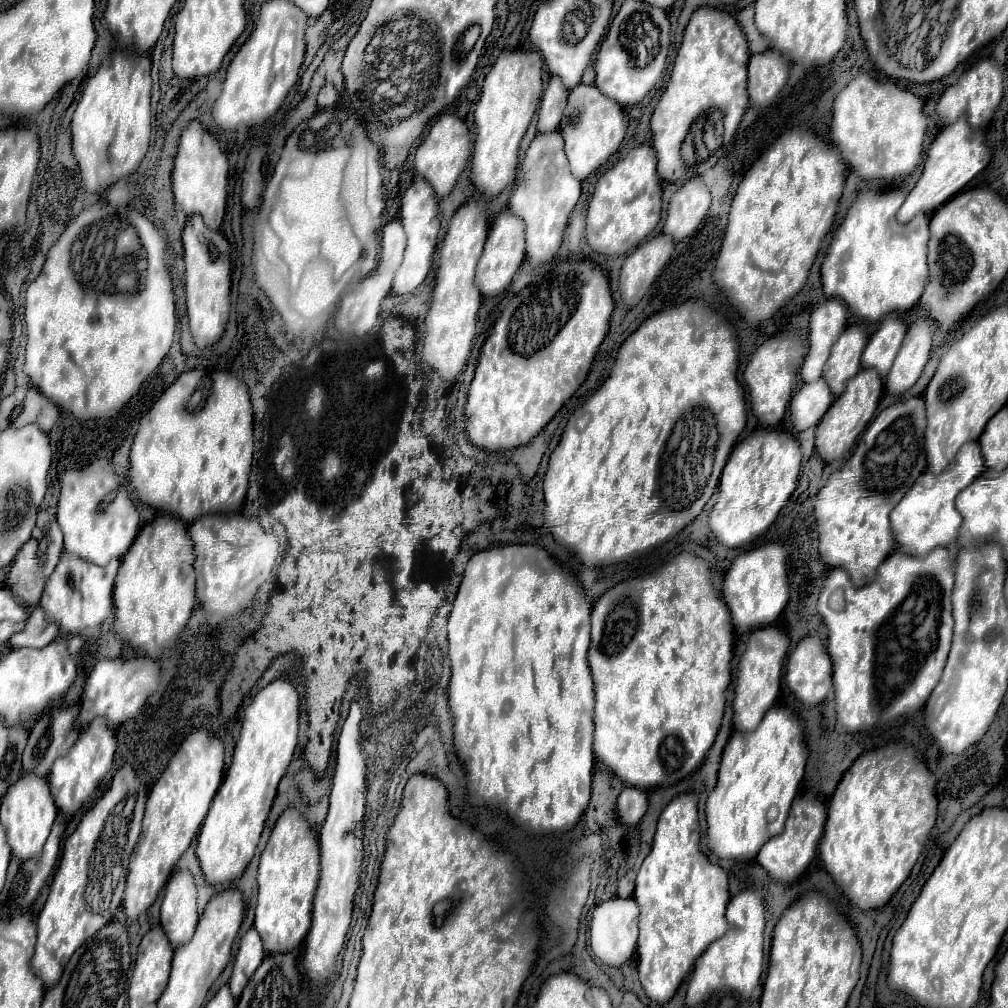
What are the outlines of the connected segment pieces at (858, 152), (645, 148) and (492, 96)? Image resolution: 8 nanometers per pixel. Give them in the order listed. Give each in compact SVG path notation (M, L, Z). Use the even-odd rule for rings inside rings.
M860 74L854 78L846 88L838 92L832 106L832 126L830 136L834 146L840 150L842 160L850 166L852 172L856 172L864 180L904 180L908 174L914 172L922 158L922 144L926 136L928 120L922 112L924 102L922 98L914 96L908 90L898 88L890 82L880 82L876 78L870 78L868 74Z
M642 144L632 148L624 160L606 170L598 180L588 206L586 240L590 248L604 256L622 256L636 248L658 224L662 208L662 186L656 174L656 156L652 146Z
M512 50L502 52L498 56L496 64L492 66L492 70L484 80L482 96L474 110L474 122L478 134L474 142L470 180L482 194L486 194L488 200L498 196L516 176L520 140L526 134L526 128L530 126L538 100L542 96L540 74L542 74L542 60L538 52Z

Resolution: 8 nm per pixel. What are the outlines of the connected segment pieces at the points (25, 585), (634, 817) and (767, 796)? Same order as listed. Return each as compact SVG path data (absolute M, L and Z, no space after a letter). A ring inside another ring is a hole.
M42 508L38 512L38 522L36 522L36 528L32 532L32 538L28 540L28 544L24 544L20 548L20 552L16 554L16 558L12 562L10 574L8 574L8 586L12 588L12 592L16 592L18 600L24 606L28 606L28 608L38 606L40 596L42 596L44 586L46 586L46 580L58 564L60 552L62 552L62 532L60 532L60 526L56 522L54 508Z
M626 786L618 796L618 804L616 804L618 818L628 826L636 826L644 810L646 810L646 794L640 788Z
M770 708L756 730L732 734L722 754L716 790L706 802L708 846L718 858L754 860L762 844L784 830L806 758L804 724L784 708Z

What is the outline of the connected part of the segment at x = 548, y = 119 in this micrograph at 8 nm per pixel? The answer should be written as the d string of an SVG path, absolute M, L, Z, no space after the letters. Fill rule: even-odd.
M552 76L548 88L544 90L540 110L538 110L538 132L552 132L558 128L562 110L566 106L568 90L562 86L558 76Z

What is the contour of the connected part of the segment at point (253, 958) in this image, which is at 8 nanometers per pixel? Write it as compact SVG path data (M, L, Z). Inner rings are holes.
M250 928L240 940L240 948L238 948L238 954L236 954L236 960L234 960L234 972L232 972L232 978L230 978L230 992L236 1000L240 998L250 976L262 964L262 958L264 958L262 940L260 940L258 932L254 928Z

